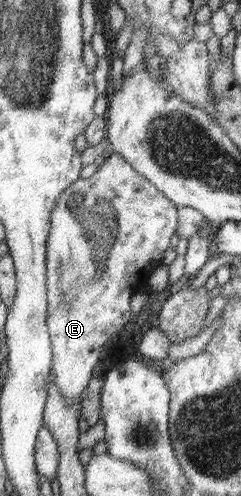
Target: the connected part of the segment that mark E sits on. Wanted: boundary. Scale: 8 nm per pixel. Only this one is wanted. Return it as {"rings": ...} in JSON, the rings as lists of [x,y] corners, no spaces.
{"rings":[[[112,154],[108,157],[104,165],[99,167],[97,172],[86,180],[77,180],[76,183],[71,184],[65,189],[64,194],[61,194],[60,202],[55,203],[53,211],[51,211],[51,227],[49,227],[49,235],[47,235],[47,320],[48,331],[50,332],[50,339],[52,344],[52,374],[56,377],[57,388],[61,393],[68,398],[69,404],[73,404],[80,395],[87,390],[88,384],[91,382],[93,368],[99,362],[99,354],[103,345],[107,343],[107,339],[111,335],[117,334],[121,328],[129,323],[129,316],[131,316],[131,296],[138,292],[138,289],[145,284],[149,274],[157,268],[157,264],[164,260],[165,252],[169,248],[169,240],[171,236],[175,236],[177,230],[177,206],[173,204],[172,200],[164,195],[155,185],[152,184],[143,175],[136,172],[133,165],[129,164],[127,160],[118,155]]]}

